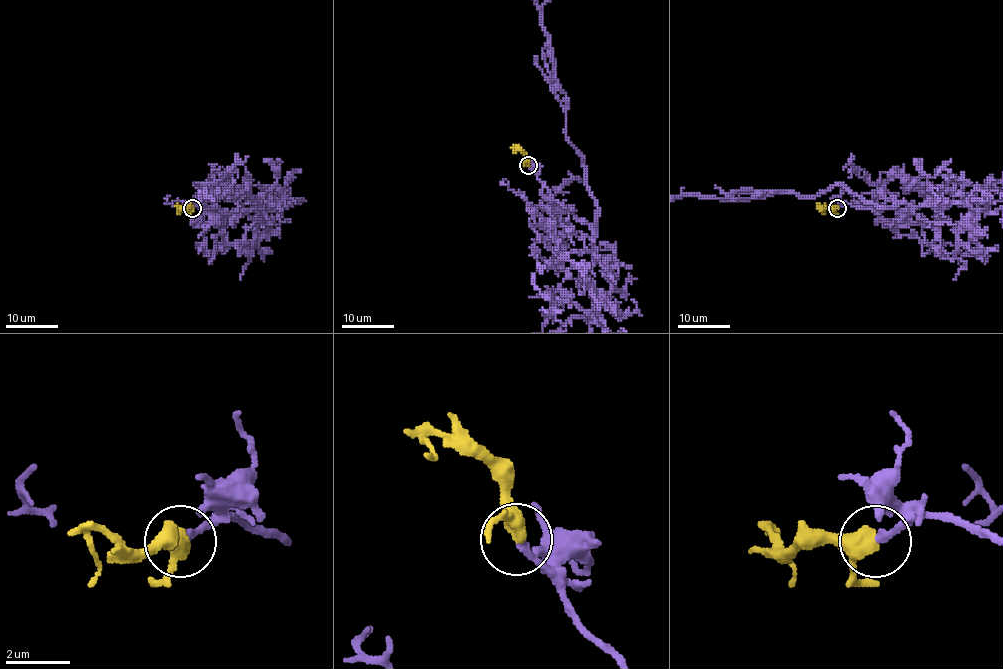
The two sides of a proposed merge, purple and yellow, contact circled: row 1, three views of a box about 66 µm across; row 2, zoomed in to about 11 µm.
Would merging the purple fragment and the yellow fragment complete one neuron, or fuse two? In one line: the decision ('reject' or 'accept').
accept

